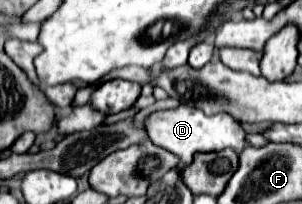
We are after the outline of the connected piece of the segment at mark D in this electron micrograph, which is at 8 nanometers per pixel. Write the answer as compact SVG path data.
M179 106L175 110L153 112L147 118L147 132L153 144L179 156L183 164L189 164L193 160L193 154L197 152L217 152L225 148L233 148L241 152L245 150L245 146L249 146L245 140L245 130L235 118L231 118L229 114L207 116L199 108L193 108L193 106Z

